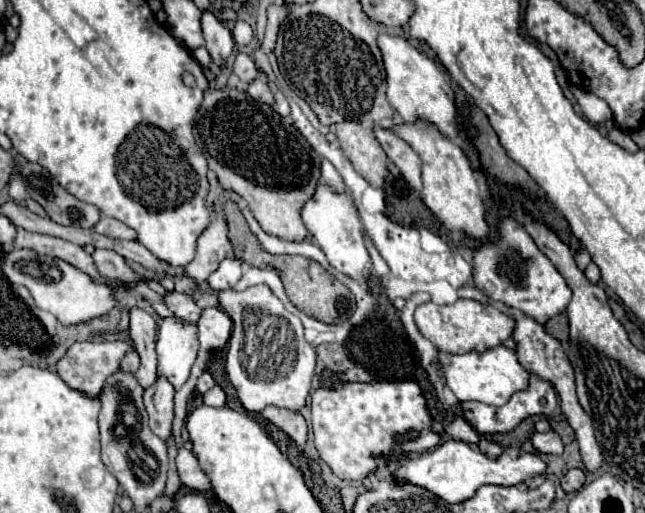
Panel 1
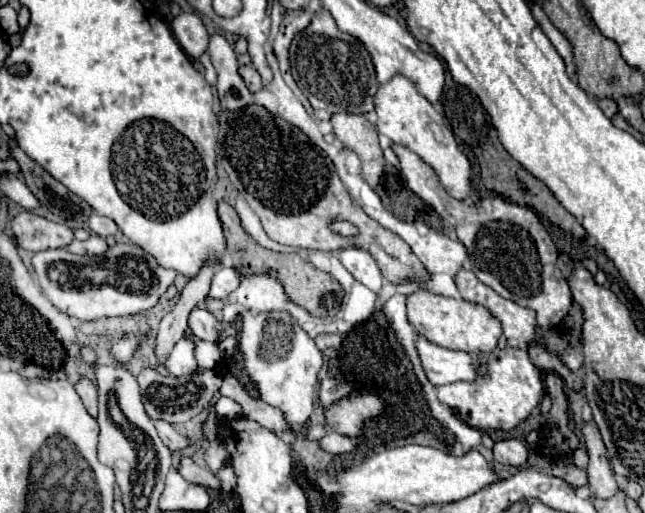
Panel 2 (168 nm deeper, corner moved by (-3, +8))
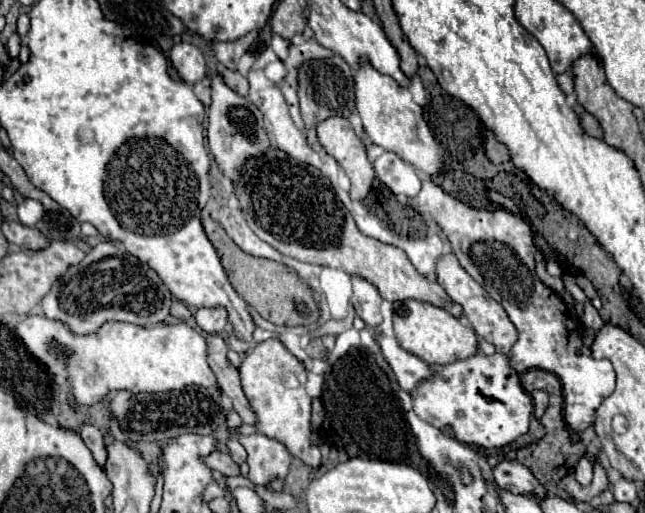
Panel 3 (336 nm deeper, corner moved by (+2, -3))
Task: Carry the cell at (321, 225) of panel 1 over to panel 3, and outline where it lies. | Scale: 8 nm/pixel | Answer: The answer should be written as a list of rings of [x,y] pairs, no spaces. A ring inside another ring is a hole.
[[[353,277],[353,307],[355,307],[355,313],[365,321],[365,325],[369,327],[377,327],[381,325],[383,317],[381,317],[381,295],[379,291],[365,279],[361,277]]]

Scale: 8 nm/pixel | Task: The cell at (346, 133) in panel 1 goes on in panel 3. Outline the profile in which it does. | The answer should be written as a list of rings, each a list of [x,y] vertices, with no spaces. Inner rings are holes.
[[[331,117],[317,125],[317,139],[323,149],[343,167],[351,179],[351,199],[361,201],[371,191],[375,177],[373,165],[367,159],[365,145],[353,133],[351,123],[345,117]]]

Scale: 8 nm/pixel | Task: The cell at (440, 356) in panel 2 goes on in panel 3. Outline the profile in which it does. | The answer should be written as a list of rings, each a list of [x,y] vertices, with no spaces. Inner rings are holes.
[[[392,312],[384,315],[384,320],[381,326],[381,333],[377,335],[377,343],[381,347],[381,353],[383,353],[383,359],[389,363],[389,367],[393,369],[395,377],[397,377],[397,383],[401,389],[405,391],[415,391],[417,383],[425,377],[429,377],[433,371],[431,367],[421,361],[419,357],[407,353],[395,339],[395,334],[392,324]]]

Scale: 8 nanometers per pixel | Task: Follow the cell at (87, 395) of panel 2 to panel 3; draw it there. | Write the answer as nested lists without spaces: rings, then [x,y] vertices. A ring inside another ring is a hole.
[[[83,425],[79,435],[81,435],[83,443],[91,449],[93,459],[97,461],[97,465],[99,465],[101,469],[105,469],[107,449],[105,449],[105,439],[103,439],[103,433],[101,433],[97,427],[93,427],[93,425]]]

